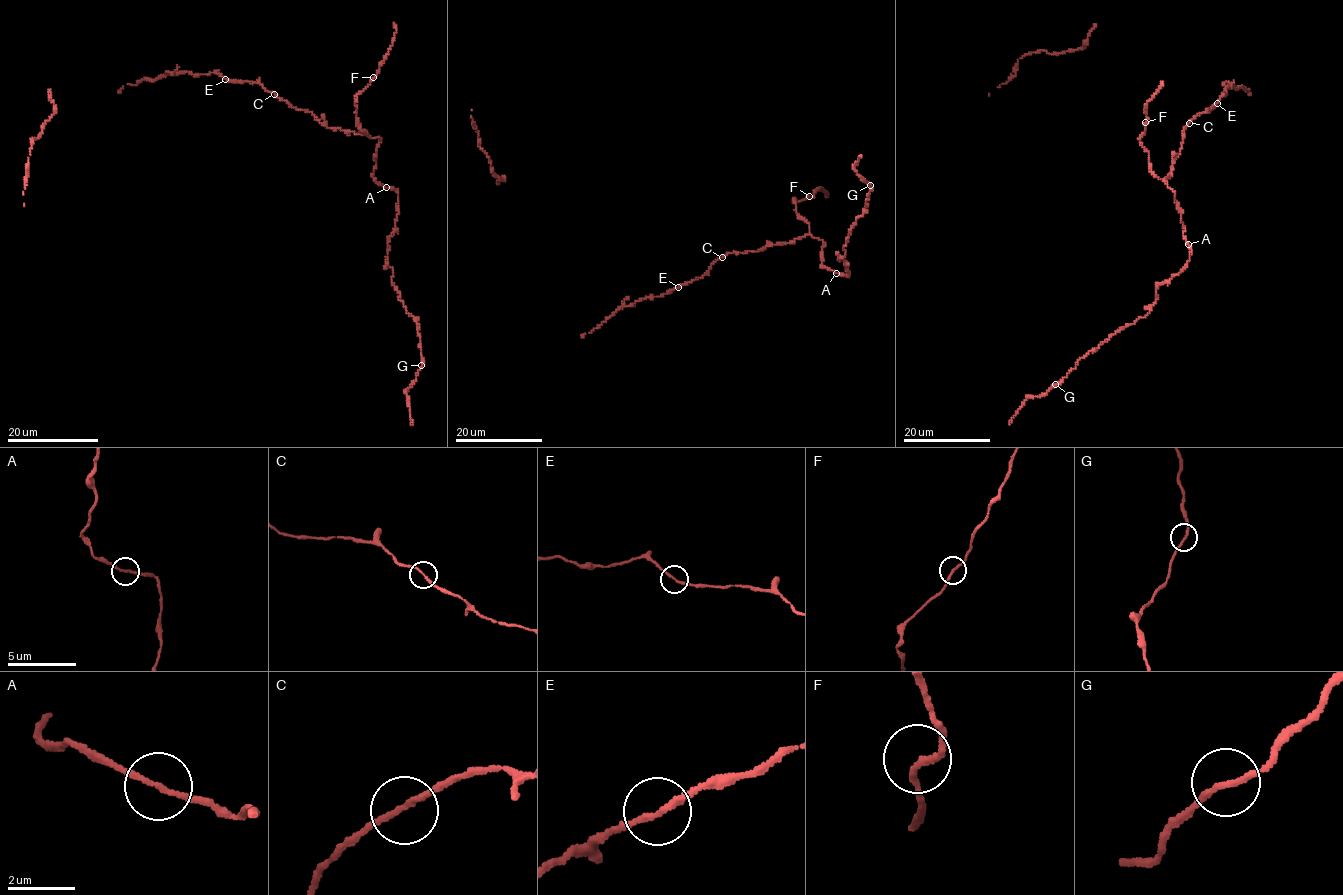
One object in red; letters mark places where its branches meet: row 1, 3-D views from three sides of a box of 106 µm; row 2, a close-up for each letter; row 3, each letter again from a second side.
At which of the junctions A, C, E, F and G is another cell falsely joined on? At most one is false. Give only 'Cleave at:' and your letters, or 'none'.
Cleave at: none

